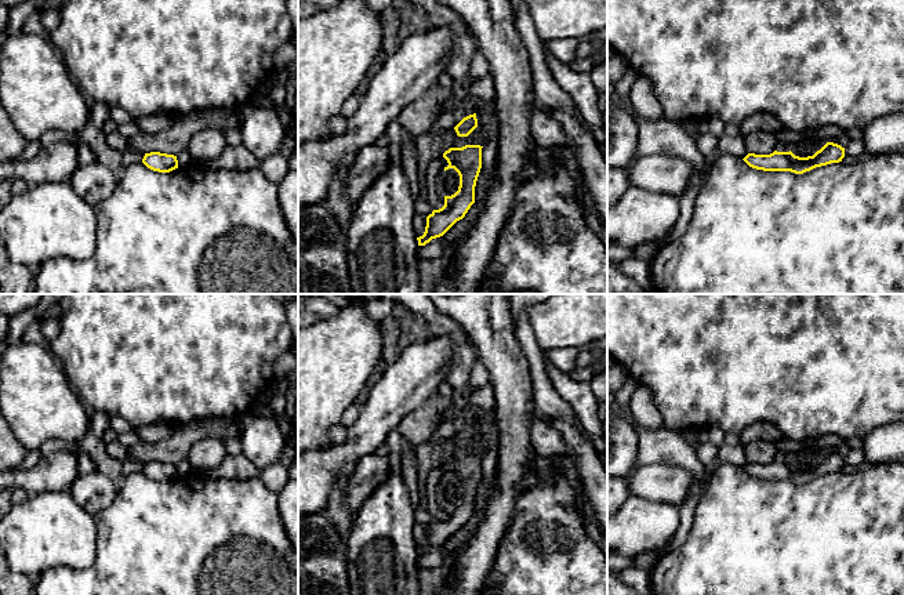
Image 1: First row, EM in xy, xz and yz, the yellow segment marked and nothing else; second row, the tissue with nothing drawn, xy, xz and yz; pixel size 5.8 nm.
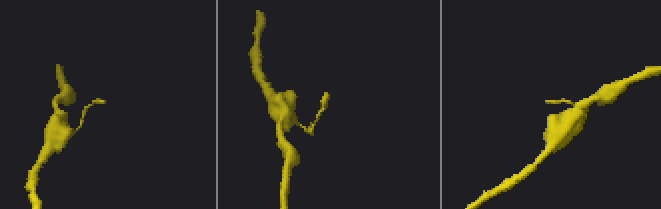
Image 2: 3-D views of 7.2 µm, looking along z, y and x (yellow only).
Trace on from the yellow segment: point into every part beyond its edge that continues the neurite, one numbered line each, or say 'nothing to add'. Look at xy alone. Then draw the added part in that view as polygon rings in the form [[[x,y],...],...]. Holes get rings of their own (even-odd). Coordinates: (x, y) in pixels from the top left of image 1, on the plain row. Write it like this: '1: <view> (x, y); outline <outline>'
nothing to add

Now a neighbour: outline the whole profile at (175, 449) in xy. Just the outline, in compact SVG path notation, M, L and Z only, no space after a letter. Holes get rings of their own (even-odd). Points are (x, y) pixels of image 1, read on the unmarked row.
M248 410L240 418L195 420L171 428L168 439L157 443L139 442L128 447L128 457L141 462L160 461L179 464L188 458L190 447L203 439L228 440L240 435L255 416Z

